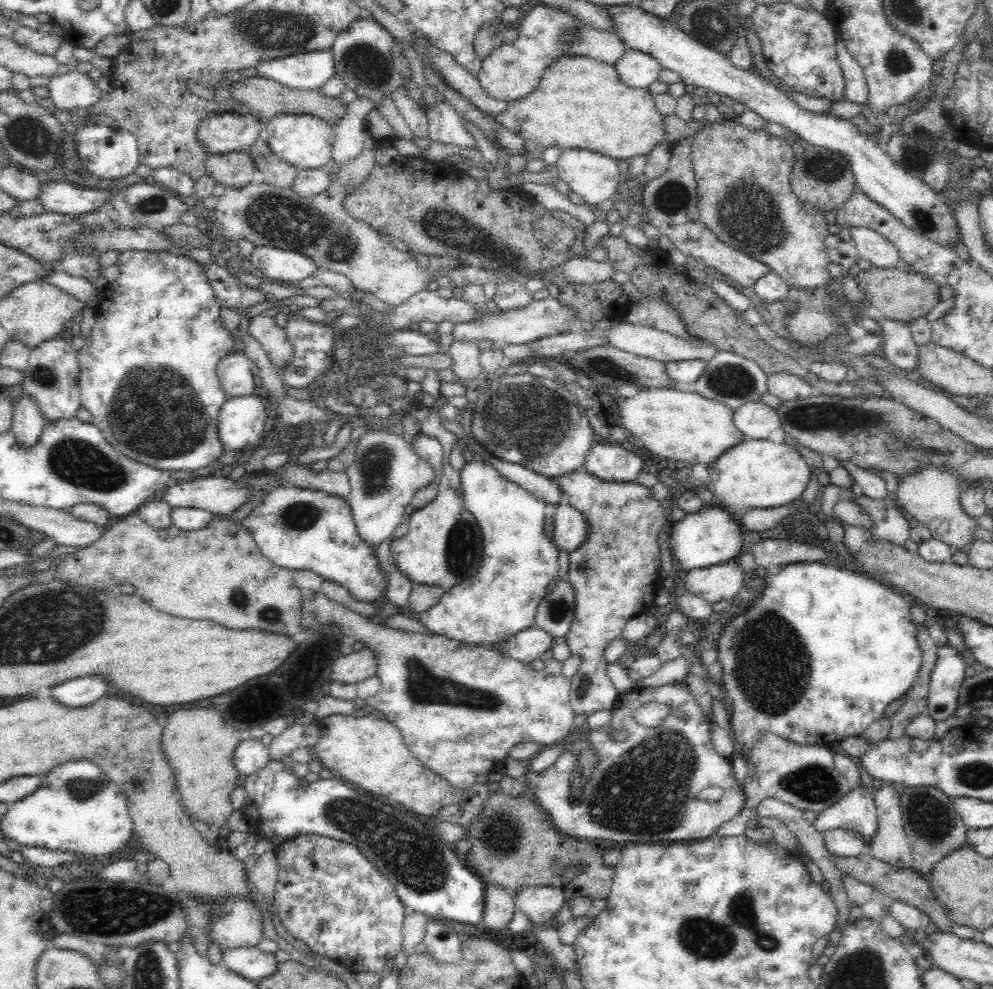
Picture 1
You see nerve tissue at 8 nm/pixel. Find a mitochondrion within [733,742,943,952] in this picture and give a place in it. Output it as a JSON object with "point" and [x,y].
{"point":[813,783]}

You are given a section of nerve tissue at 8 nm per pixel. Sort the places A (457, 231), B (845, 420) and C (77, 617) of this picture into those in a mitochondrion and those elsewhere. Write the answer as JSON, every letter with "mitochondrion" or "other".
{"A":"mitochondrion","B":"mitochondrion","C":"mitochondrion"}

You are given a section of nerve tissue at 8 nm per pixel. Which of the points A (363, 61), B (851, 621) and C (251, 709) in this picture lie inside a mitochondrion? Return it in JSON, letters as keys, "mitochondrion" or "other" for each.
{"A":"mitochondrion","B":"other","C":"other"}

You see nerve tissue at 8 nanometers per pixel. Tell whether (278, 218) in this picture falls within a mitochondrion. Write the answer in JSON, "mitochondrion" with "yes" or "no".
{"mitochondrion":"yes"}

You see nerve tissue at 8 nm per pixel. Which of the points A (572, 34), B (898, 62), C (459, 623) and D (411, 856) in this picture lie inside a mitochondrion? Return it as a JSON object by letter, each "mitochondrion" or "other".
{"A":"mitochondrion","B":"mitochondrion","C":"other","D":"mitochondrion"}

